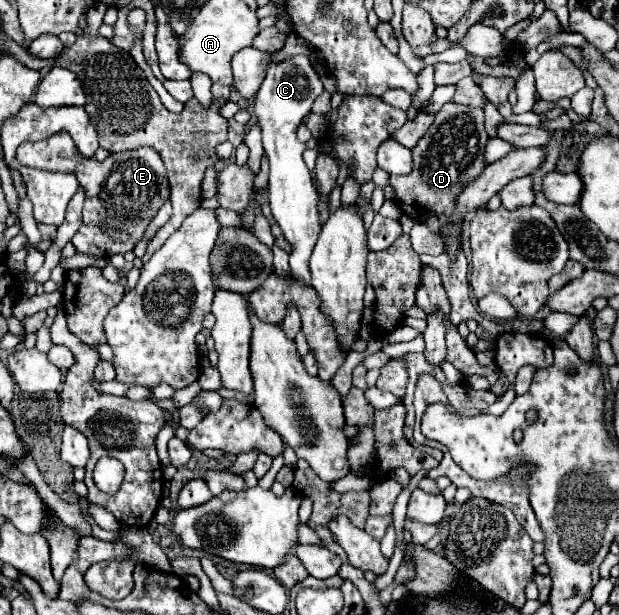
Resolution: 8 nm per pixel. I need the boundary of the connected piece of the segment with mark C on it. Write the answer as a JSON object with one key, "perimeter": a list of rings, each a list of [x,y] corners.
{"perimeter":[[[266,51],[268,63],[266,63],[266,75],[264,81],[254,95],[254,113],[258,117],[258,125],[262,127],[262,143],[264,151],[270,159],[270,209],[278,225],[282,227],[284,237],[292,245],[290,251],[290,269],[292,279],[300,281],[304,285],[310,285],[310,253],[320,233],[318,223],[318,193],[314,189],[314,181],[310,177],[310,171],[306,163],[302,161],[304,143],[296,139],[296,129],[300,127],[302,119],[310,113],[314,99],[324,91],[320,75],[314,71],[310,59],[306,55],[292,55],[284,61],[276,61],[274,57],[280,51]]]}

